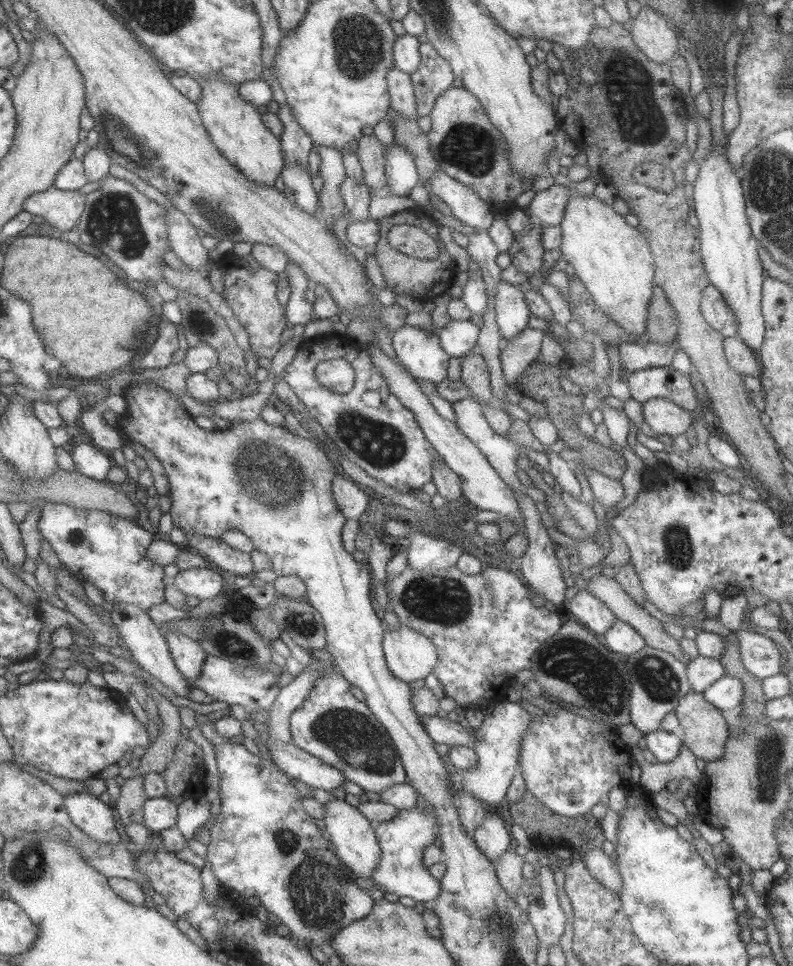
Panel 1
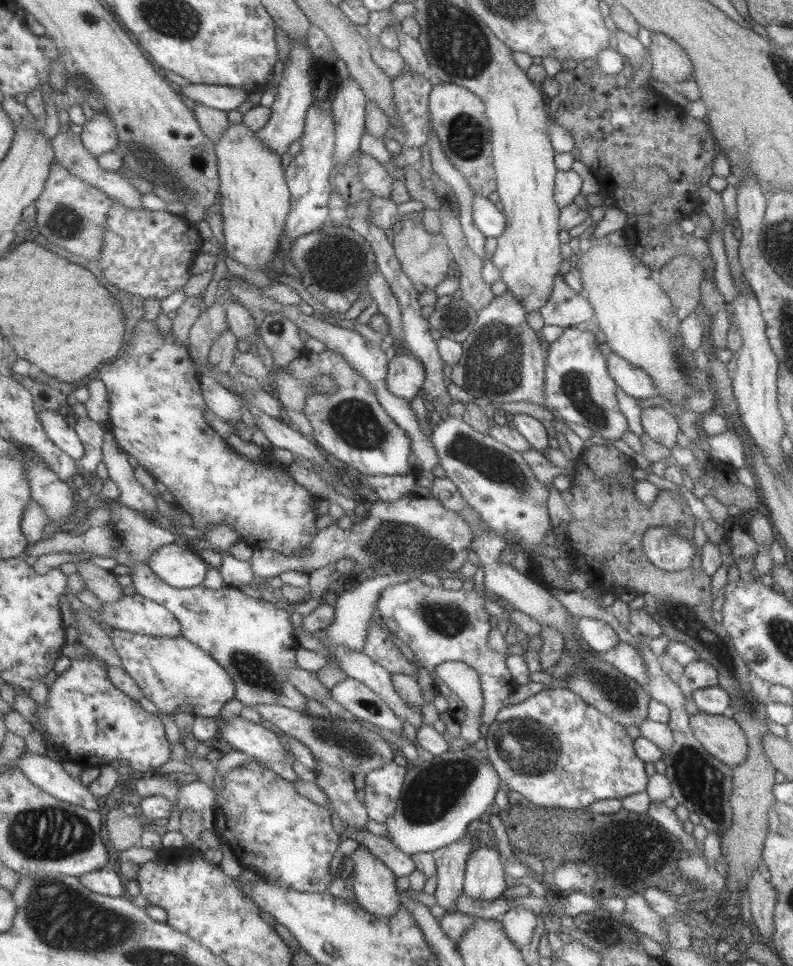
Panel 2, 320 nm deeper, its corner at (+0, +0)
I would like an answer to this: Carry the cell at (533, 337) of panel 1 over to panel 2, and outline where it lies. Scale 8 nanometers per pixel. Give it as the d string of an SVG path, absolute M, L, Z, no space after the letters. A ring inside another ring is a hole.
M554 276L549 298L542 304L541 319L545 325L574 327L576 324L588 324L594 317L590 302L583 292L575 292L563 281L563 276Z

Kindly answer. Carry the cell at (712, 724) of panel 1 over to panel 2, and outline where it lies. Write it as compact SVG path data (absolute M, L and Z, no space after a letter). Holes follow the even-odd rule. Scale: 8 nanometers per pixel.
M699 712L690 715L689 726L701 746L723 764L732 768L746 762L746 738L732 718Z

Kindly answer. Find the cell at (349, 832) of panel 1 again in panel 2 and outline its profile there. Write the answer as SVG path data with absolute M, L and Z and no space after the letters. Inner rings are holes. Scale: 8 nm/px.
M361 845L350 858L355 871L352 883L356 903L367 914L390 918L400 905L396 876Z

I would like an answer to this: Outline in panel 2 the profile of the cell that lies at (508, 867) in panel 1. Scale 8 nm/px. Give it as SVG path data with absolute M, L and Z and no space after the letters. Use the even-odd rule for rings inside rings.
M514 906L505 914L502 914L496 924L501 932L504 932L508 939L520 950L526 949L531 935L535 932L537 918L532 912L524 909L524 906Z

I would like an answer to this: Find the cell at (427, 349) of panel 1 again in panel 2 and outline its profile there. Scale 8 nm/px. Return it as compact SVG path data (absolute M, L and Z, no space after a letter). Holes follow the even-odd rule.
M397 351L388 361L384 381L391 394L411 401L422 392L424 376L424 367L419 359L407 351Z

